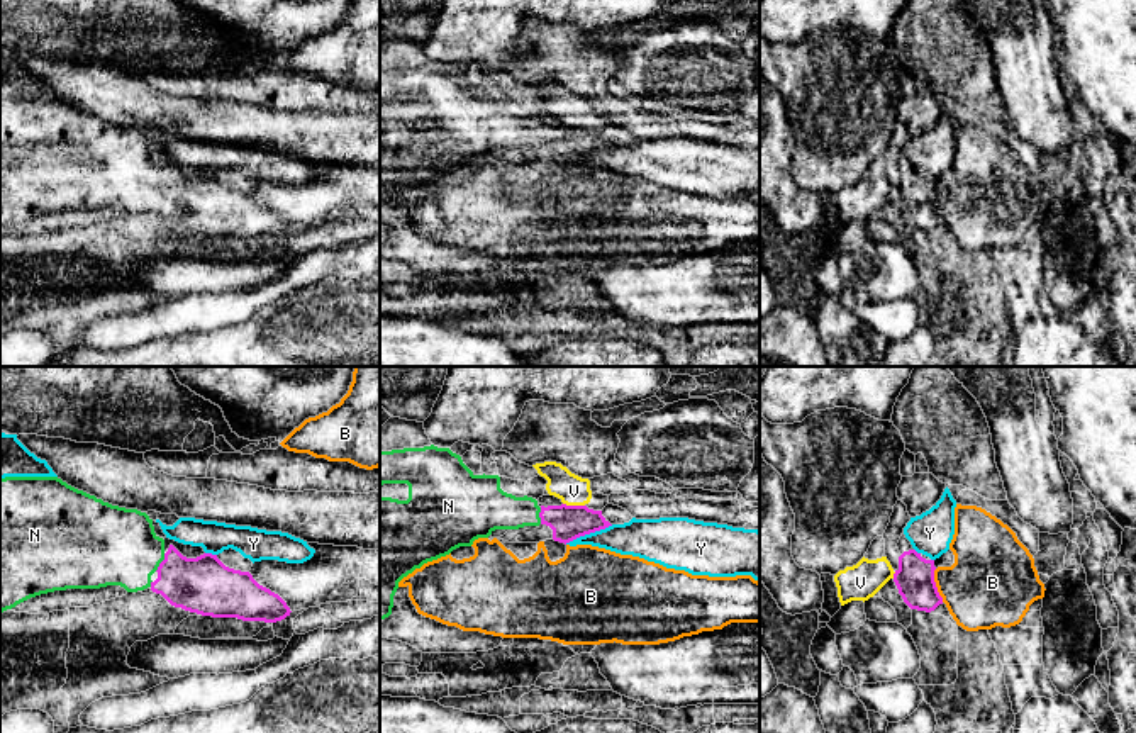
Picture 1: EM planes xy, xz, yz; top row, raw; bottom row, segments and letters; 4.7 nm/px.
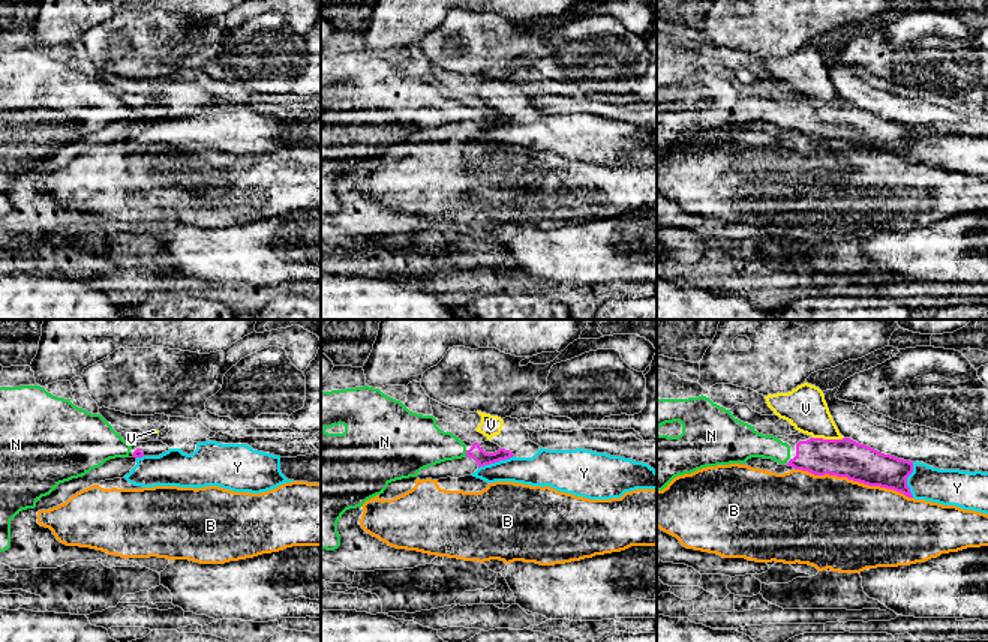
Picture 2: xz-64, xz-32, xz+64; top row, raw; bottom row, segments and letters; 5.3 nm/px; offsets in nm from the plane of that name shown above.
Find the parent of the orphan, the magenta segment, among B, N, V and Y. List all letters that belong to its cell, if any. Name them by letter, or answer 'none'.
N

